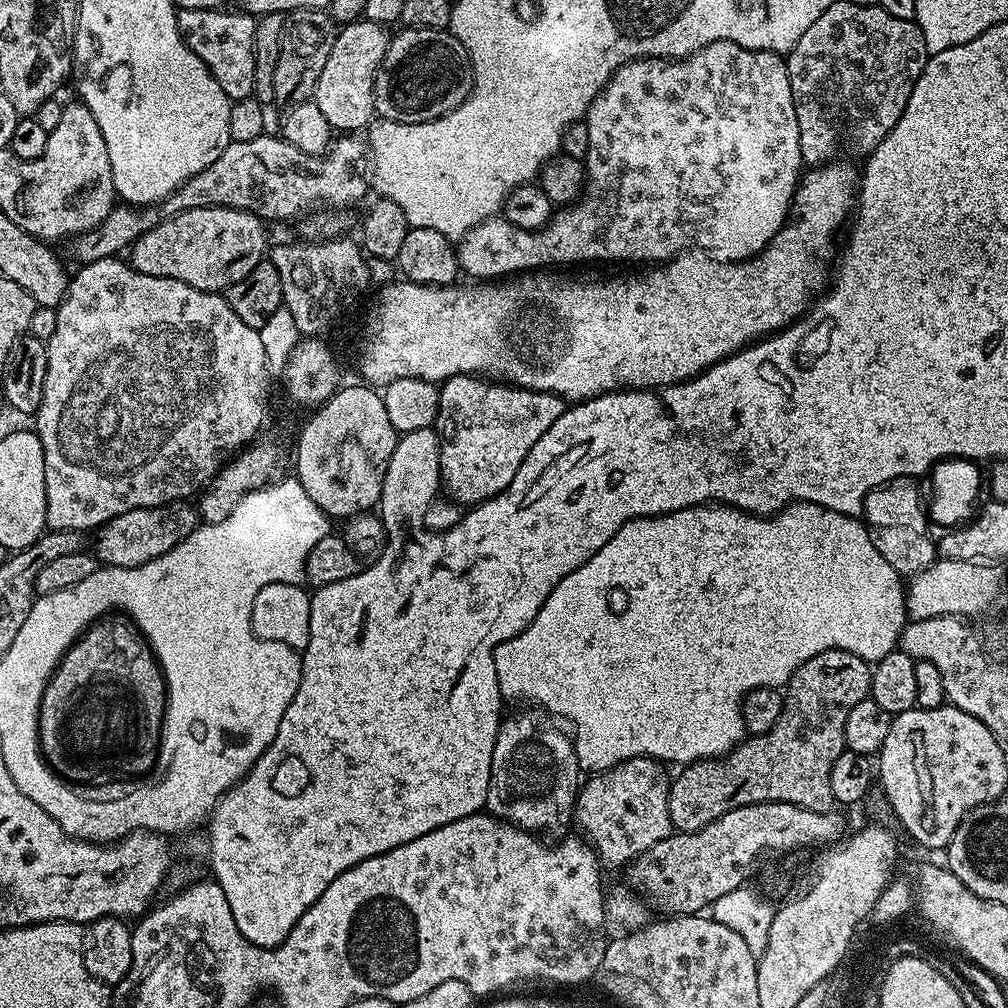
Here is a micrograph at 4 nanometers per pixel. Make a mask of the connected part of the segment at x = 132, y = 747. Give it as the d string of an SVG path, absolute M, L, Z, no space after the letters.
M108 614L90 625L86 632L87 635L81 634L68 647L49 678L52 688L44 687L42 694L44 720L38 718L40 728L43 724L60 724L60 748L56 758L64 760L70 770L78 766L90 772L90 778L73 778L71 783L76 786L96 786L111 780L134 778L136 760L156 760L160 755L160 750L144 752L148 730L162 730L148 726L148 716L158 716L158 706L152 697L156 692L156 680L158 684L158 661L140 627L127 614Z

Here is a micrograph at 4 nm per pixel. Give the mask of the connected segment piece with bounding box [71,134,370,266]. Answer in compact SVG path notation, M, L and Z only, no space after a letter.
M265 134L250 142L234 140L202 174L194 174L177 192L161 200L158 207L113 207L111 214L94 231L83 232L71 241L72 256L80 266L107 256L119 257L123 248L124 251L131 249L142 233L175 212L222 206L252 212L265 222L295 221L321 206L332 210L351 209L351 204L358 203L368 188L370 192L370 153L359 135L344 134L333 139L323 156L311 156L298 150L298 146L280 134Z

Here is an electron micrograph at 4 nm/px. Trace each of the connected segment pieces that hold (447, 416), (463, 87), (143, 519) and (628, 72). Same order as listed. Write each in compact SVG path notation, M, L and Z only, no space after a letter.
M462 375L445 380L439 385L439 394L440 401L438 402L434 429L440 438L442 488L445 493L448 491L447 499L460 506L465 506L464 504L480 506L483 505L484 501L492 500L495 496L506 491L510 482L514 482L514 474L518 474L518 466L522 466L522 462L526 458L526 454L530 454L534 442L538 442L538 438L542 438L542 434L546 434L546 430L550 430L550 426L554 426L554 422L558 422L558 418L562 418L562 414L566 411L566 402L560 396L549 392L535 392L529 388L517 388L515 384L505 384L483 376Z
M438 28L399 29L401 32L391 37L388 49L378 66L378 74L374 78L375 115L381 120L393 120L403 124L417 124L427 120L437 120L455 108L472 94L472 61L468 59L468 51L464 44L458 42L452 33Z
M176 500L173 504L150 506L142 510L130 510L127 514L118 514L110 522L95 529L96 541L90 544L90 552L101 565L110 568L133 568L146 566L154 558L162 558L166 550L174 550L182 538L186 538L198 526L198 512L191 508L188 500Z
M715 40L683 60L632 60L629 64L623 64L594 98L594 102L588 107L586 123L590 130L590 150L583 159L586 183L580 199L553 211L551 220L543 228L533 232L522 230L503 218L483 220L478 226L471 228L466 235L460 237L456 248L456 260L465 277L468 275L468 278L476 282L492 282L497 278L524 274L529 270L548 270L553 267L551 264L584 264L587 260L667 262L673 256L689 250L706 252L715 260L751 260L771 244L789 219L792 198L802 175L802 161L798 146L798 114L794 114L794 98L790 94L790 74L785 57L779 52L759 52L743 48L734 42Z

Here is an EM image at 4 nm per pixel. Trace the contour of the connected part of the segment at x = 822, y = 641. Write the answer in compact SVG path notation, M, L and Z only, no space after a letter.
M709 502L706 504L696 504L692 508L683 508L665 516L640 516L637 520L626 521L618 530L618 534L614 534L614 538L610 538L610 542L606 542L606 546L602 546L602 550L598 550L598 554L594 554L594 558L590 558L582 566L578 566L578 570L574 570L560 579L558 586L554 586L554 590L546 598L542 610L538 610L538 614L529 628L522 630L514 638L510 638L498 645L494 650L494 670L498 674L500 695L505 701L529 700L532 703L529 705L535 706L537 709L543 710L553 717L565 716L572 723L572 744L576 747L576 757L578 758L581 769L585 773L608 772L614 766L626 762L630 758L638 758L639 756L648 756L650 759L659 760L668 766L684 766L684 756L676 756L676 752L680 752L680 748L684 748L684 752L692 752L692 761L715 760L717 756L728 755L741 740L745 739L746 731L743 724L741 704L744 701L744 697L754 691L755 688L783 689L788 681L791 680L793 674L807 660L814 658L818 654L822 654L826 650L837 648L869 662L880 660L886 654L897 651L900 643L900 635L908 619L905 581L896 573L894 566L890 566L890 562L886 562L886 558L882 558L882 554L878 554L878 546L874 546L867 527L857 517L838 514L834 510L823 508L810 502L793 502L774 516L752 516L749 512L744 512L740 508L733 508L723 502Z

